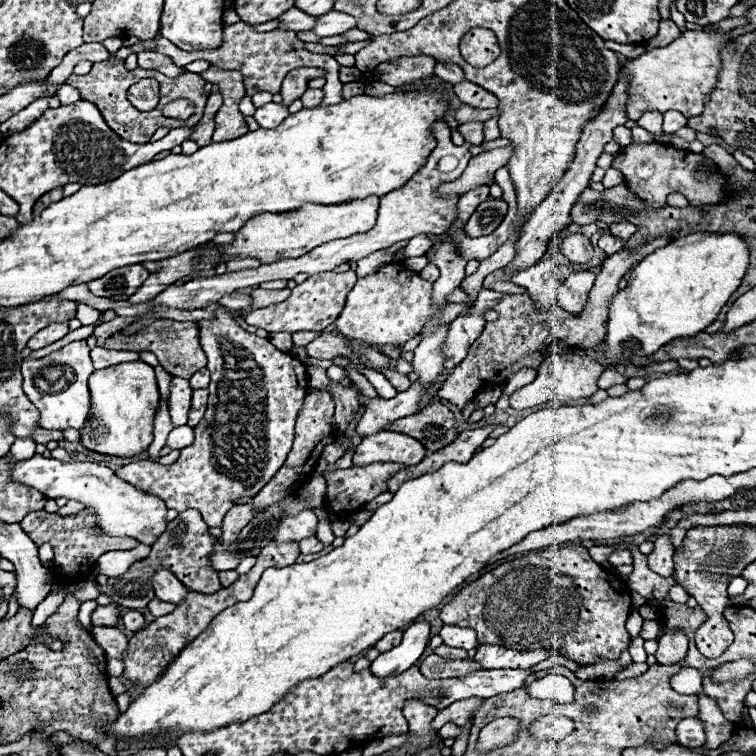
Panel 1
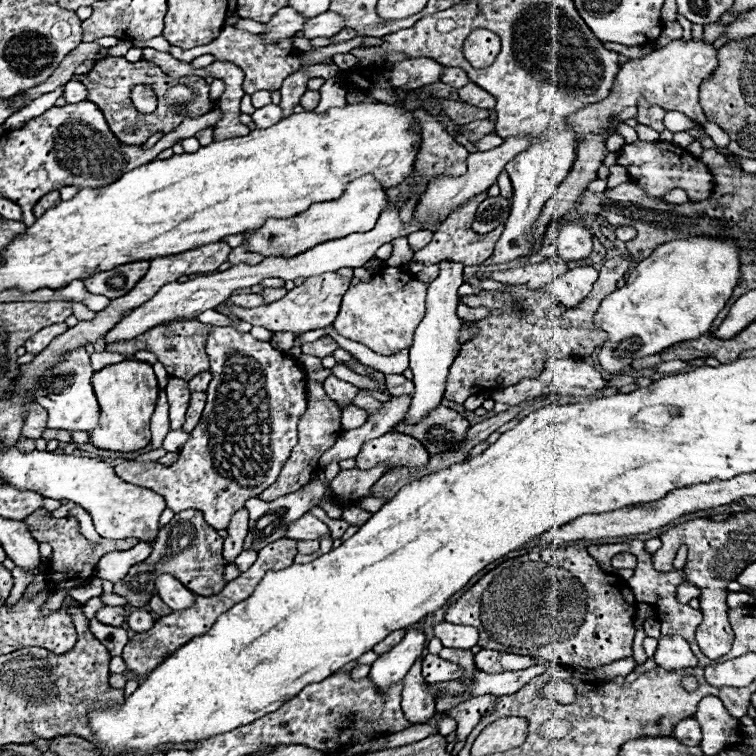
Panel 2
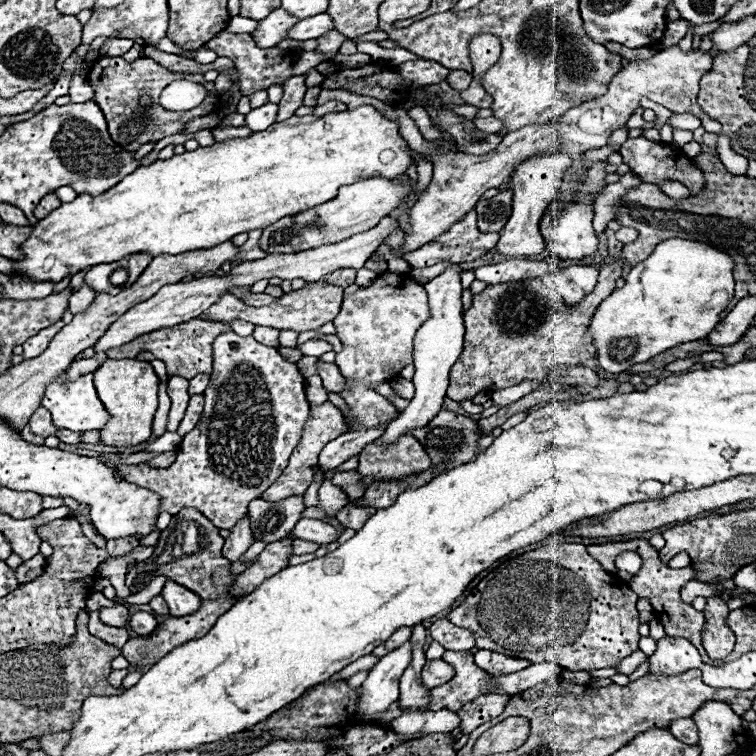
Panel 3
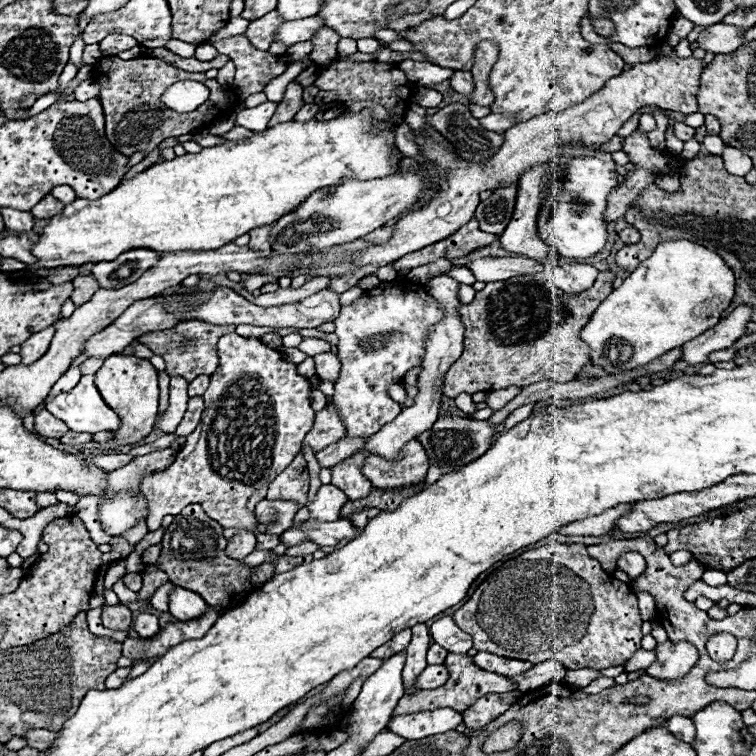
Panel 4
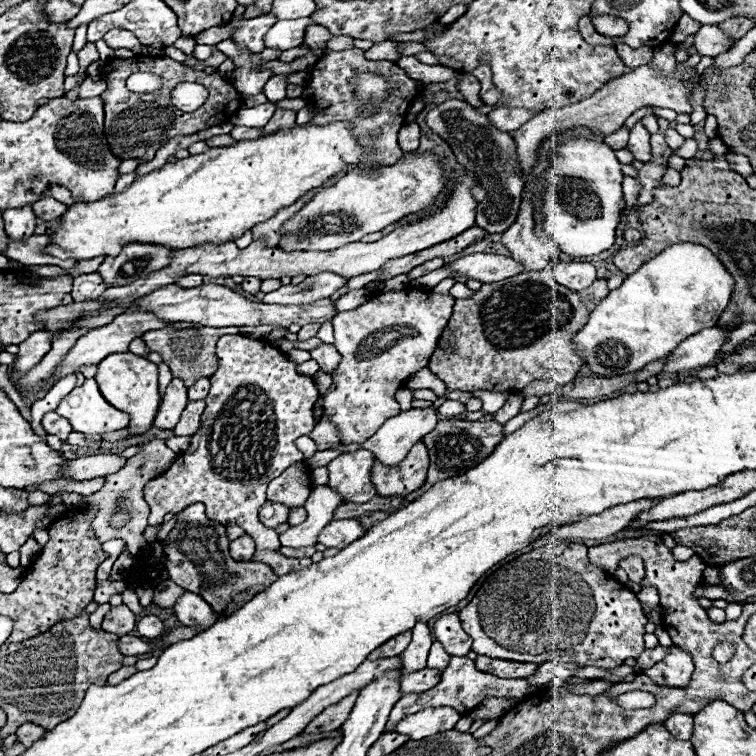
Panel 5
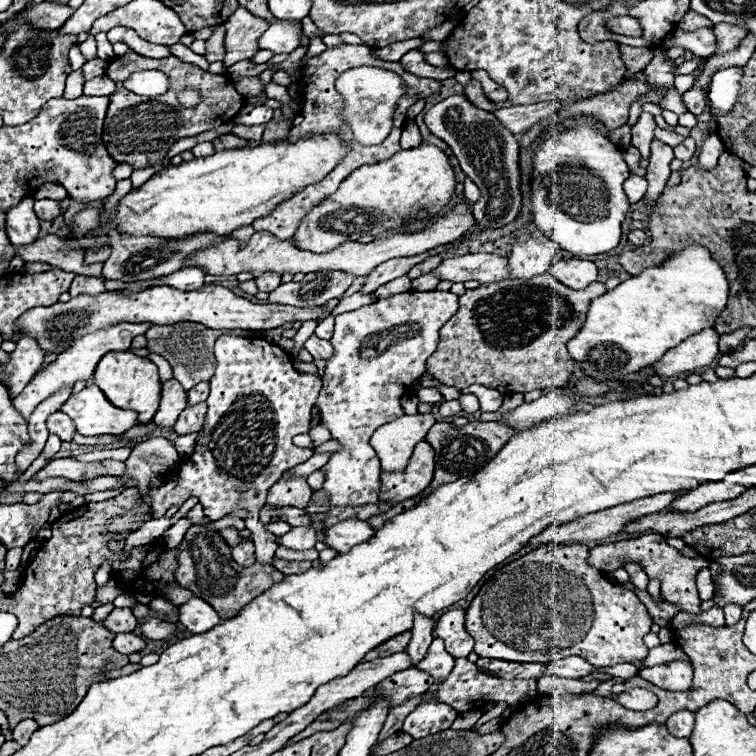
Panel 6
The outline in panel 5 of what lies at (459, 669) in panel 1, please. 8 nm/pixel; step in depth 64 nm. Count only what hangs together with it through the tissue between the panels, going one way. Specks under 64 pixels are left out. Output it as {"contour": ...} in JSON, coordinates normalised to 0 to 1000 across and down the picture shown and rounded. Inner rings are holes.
{"contour":[[[553,886],[553,889],[542,889],[542,892],[532,892],[529,894],[529,915],[534,918],[545,918],[545,915],[556,915],[556,913],[569,913],[571,907],[577,907],[577,902],[582,902],[582,889],[579,886]]]}

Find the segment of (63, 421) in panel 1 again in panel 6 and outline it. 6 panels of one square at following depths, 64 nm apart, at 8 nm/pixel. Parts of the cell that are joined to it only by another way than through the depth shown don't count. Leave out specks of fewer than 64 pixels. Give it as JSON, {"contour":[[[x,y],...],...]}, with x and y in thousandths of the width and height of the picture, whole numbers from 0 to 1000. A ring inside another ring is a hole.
{"contour":[[[124,508],[93,524],[82,537],[82,545],[98,556],[101,569],[108,577],[159,577],[183,561],[183,548],[177,542],[148,537]]]}

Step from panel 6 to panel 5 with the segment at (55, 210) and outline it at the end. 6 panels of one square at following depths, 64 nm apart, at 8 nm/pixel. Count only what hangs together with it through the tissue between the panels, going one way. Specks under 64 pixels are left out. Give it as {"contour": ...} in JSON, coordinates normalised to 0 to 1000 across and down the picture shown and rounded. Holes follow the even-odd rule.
{"contour":[[[53,262],[50,267],[42,270],[45,275],[45,283],[53,288],[53,291],[74,291],[79,288],[79,283],[85,283],[85,278],[90,278],[87,270],[71,265],[71,262]]]}

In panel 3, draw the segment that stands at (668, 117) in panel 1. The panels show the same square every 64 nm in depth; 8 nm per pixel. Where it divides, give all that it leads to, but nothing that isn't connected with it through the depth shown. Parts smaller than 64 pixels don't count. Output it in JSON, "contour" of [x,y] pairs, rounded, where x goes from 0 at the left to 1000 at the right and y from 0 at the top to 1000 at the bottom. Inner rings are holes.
{"contour":[[[892,149],[881,163],[886,164],[892,171],[905,171],[918,173],[921,169],[926,169],[929,167],[929,161],[923,159],[923,153],[918,153],[915,151],[905,149],[905,151],[894,151]]]}

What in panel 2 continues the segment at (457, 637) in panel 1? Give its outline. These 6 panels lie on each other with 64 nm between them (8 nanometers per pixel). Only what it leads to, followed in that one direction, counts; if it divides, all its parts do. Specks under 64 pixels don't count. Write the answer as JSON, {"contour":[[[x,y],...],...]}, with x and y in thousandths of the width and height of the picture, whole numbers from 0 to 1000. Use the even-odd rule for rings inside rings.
{"contour":[[[582,823],[574,828],[574,841],[582,844],[587,857],[622,860],[632,852],[632,836],[624,828],[606,828],[606,825]]]}

